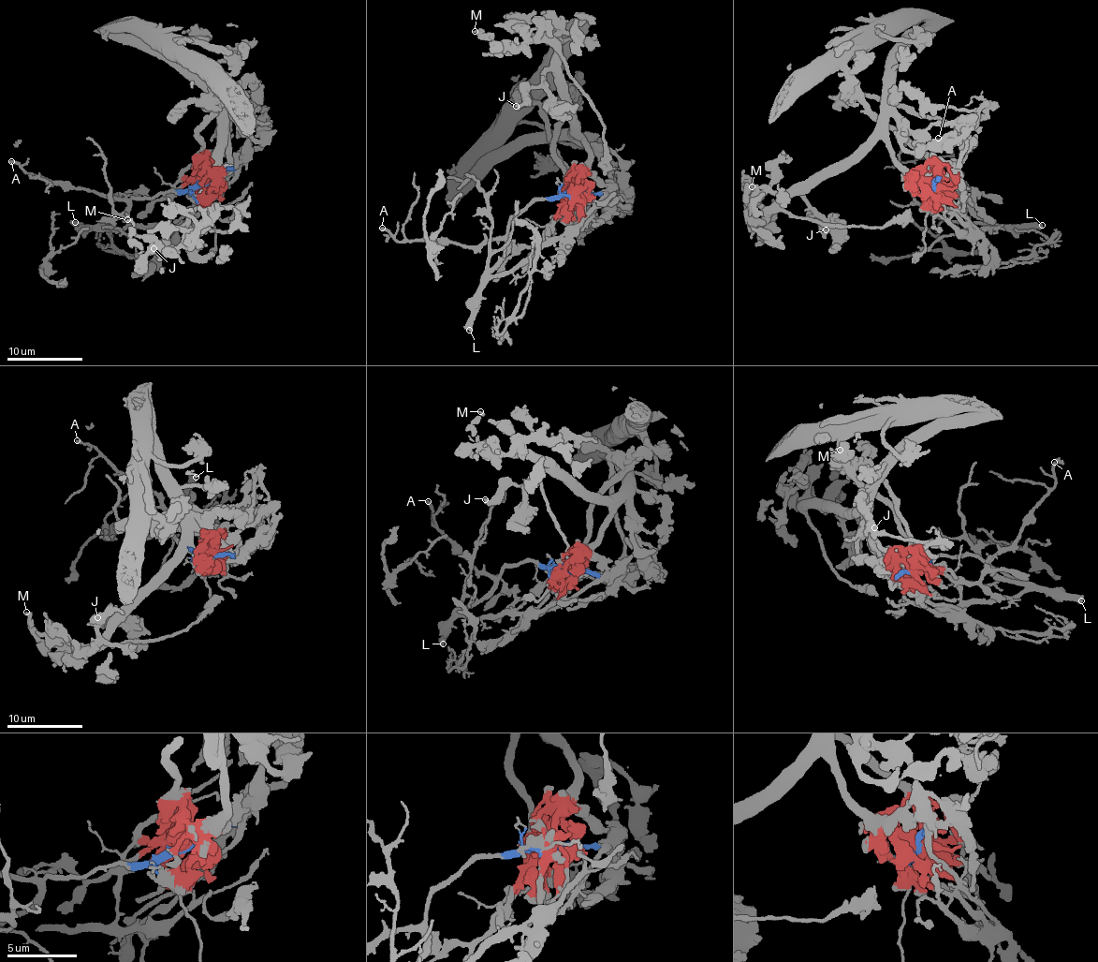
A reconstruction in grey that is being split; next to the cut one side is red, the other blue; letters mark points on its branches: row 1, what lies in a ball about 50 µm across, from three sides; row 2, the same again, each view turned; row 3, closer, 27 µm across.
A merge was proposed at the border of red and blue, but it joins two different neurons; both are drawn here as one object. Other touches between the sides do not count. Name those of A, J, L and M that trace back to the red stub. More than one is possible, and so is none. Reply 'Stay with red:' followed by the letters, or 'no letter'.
Stay with red: J, M

